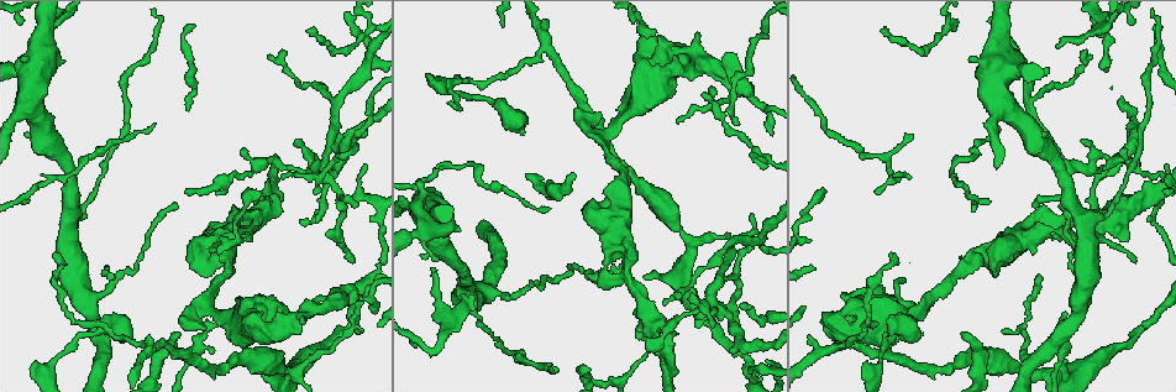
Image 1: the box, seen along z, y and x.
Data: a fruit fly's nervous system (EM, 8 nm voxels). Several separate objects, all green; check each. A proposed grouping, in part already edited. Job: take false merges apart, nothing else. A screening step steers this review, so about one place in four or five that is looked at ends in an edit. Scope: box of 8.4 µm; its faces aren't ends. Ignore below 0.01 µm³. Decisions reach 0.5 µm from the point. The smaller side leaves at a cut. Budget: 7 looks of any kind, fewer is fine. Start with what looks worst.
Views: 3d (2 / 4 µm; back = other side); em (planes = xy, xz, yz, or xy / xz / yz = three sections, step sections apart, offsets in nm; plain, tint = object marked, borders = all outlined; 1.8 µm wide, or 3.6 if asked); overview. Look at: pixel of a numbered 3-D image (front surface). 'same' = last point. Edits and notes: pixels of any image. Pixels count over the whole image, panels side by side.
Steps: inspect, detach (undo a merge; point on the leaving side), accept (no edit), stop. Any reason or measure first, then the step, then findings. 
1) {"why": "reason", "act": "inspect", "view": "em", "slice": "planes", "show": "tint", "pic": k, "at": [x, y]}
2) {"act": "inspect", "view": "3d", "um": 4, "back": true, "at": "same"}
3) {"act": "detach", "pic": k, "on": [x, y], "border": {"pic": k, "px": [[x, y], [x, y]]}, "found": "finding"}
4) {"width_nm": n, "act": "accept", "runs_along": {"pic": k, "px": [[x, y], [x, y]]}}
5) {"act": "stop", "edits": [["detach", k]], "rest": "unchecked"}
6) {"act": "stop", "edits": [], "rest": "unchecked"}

{"why": "a fork", "act": "inspect", "view": "em", "slice": "planes", "show": "plain", "pic": 1, "at": [920, 310]}

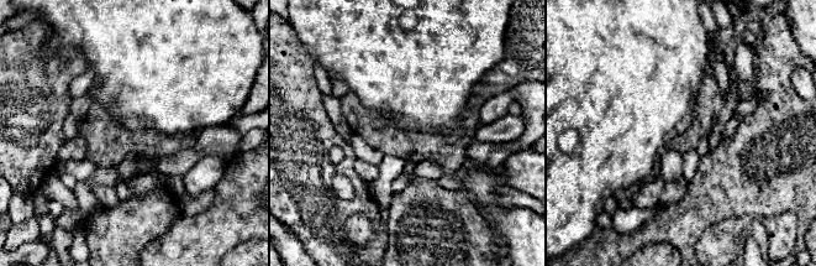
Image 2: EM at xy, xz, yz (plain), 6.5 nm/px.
{"why": "where the object lies", "act": "inspect", "view": "em", "slice": "planes", "show": "tint", "at": "same"}

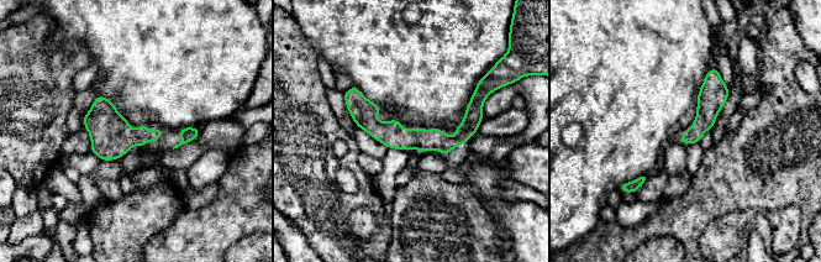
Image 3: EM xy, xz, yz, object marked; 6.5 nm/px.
{"width_nm": 140, "act": "accept", "runs_along": {"pic": 3, "px": [[347, 94], [403, 140], [454, 141], [479, 101]]}, "found": "one cell here"}

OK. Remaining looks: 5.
{"why": "thick turns thin", "act": "inspect", "view": "em", "slice": "planes", "show": "plain", "pic": 1, "at": [628, 277]}

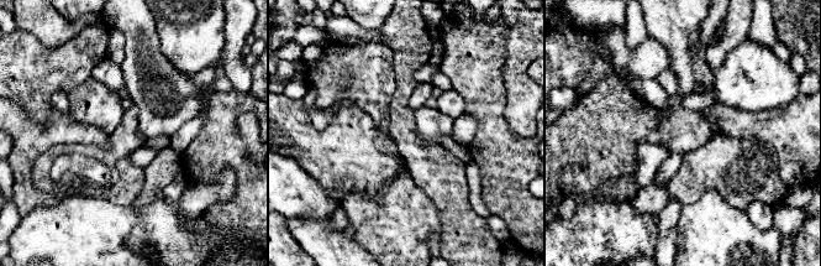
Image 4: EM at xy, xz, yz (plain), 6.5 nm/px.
{"why": "what lies round it", "act": "inspect", "view": "em", "slice": "planes", "show": "borders", "at": "same"}

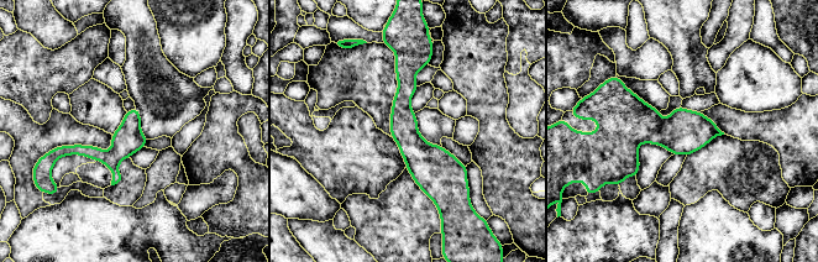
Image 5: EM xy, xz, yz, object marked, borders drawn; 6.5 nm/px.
{"act": "accept", "runs_along": {"pic": 5, "px": [[402, 58], [404, 132], [439, 199]]}, "found": "continuous, no second cell"}

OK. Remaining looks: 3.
{"why": "sudden change in width", "act": "inspect", "view": "em", "slice": "xz", "step": 16, "show": "tint", "pic": 1, "at": [444, 89]}

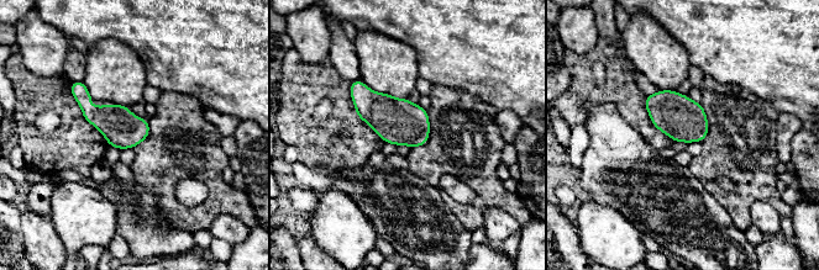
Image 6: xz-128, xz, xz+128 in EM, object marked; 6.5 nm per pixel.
{"why": "another direction", "act": "inspect", "view": "em", "slice": "planes", "show": "tint", "at": "same"}

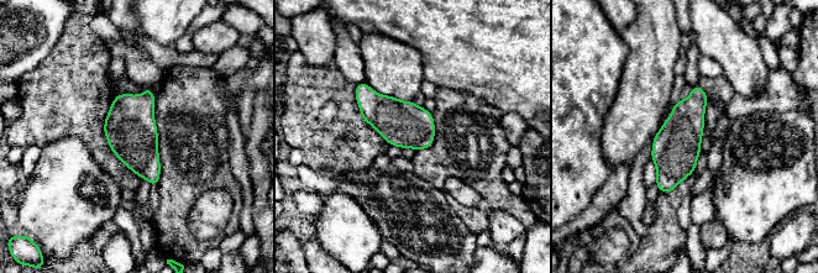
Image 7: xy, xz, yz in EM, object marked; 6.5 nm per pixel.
{"act": "accept", "found": "continuous, no second cell"}

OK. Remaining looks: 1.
{"act": "stop", "edits": [], "rest": "unchecked"}

